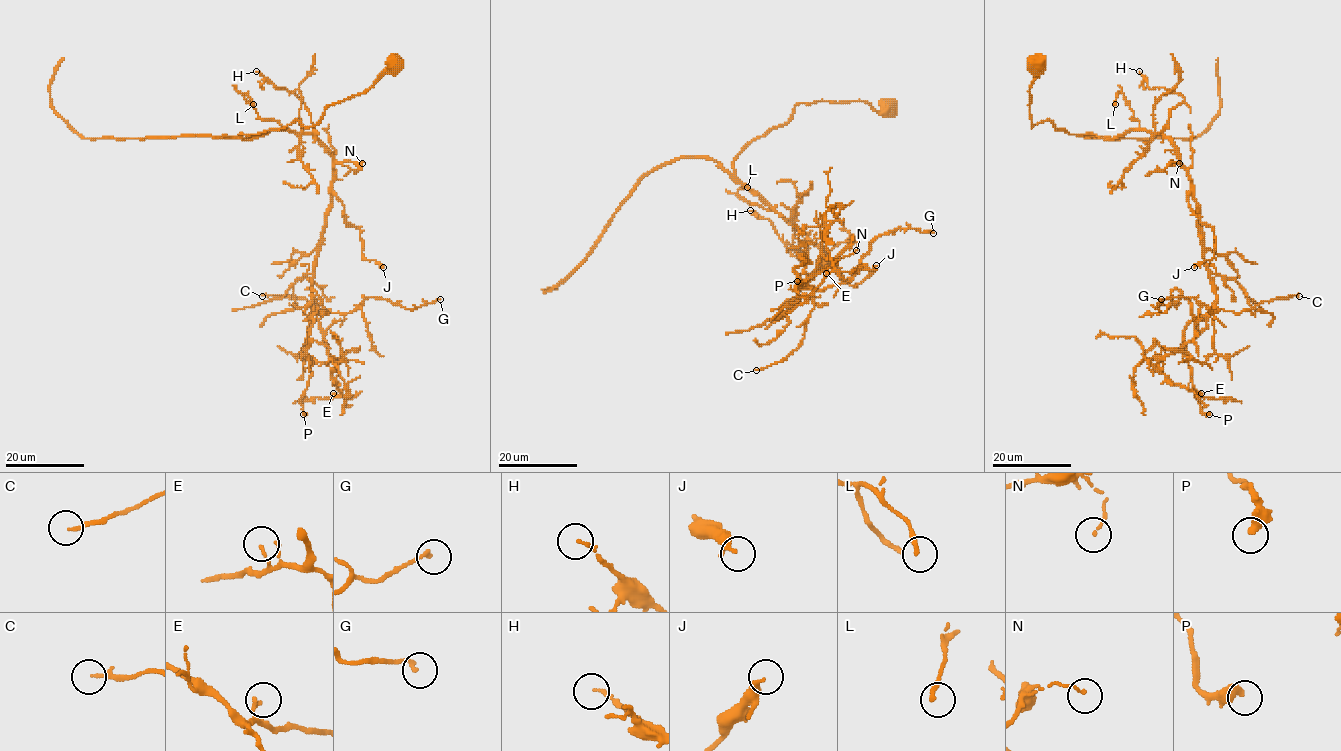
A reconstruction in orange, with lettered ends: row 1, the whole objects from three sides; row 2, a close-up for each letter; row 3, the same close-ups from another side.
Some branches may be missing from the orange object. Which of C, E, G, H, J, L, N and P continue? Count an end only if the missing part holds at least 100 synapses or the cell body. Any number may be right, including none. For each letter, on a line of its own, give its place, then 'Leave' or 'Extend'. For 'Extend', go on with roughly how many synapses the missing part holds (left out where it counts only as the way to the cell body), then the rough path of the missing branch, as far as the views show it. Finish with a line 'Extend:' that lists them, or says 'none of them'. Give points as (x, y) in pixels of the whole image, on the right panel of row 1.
C: Place: (1299, 296). Leave
E: Place: (1201, 393). Leave
G: Place: (1161, 299). Leave
H: Place: (1139, 71). Leave
J: Place: (1194, 267). Leave
L: Place: (1115, 104). Leave
N: Place: (1179, 163). Leave
P: Place: (1209, 414). Leave
Extend: none of them

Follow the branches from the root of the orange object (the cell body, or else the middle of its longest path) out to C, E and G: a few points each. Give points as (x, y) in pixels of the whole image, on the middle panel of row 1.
C: (888, 107), (798, 103), (735, 158), (735, 176), (826, 251), (806, 280), (814, 307), (801, 344), (756, 370)
E: (888, 107), (798, 103), (734, 160), (741, 182), (826, 251), (806, 288), (830, 223), (826, 273)
G: (888, 107), (798, 103), (735, 176), (826, 251), (814, 291), (845, 283), (878, 236), (933, 233)

